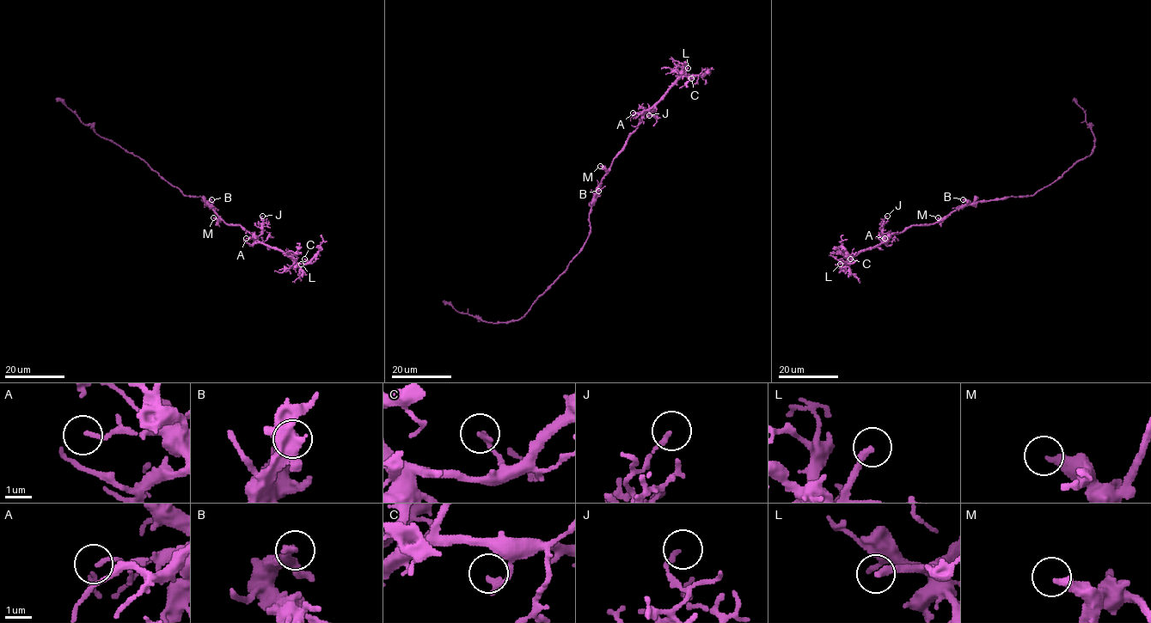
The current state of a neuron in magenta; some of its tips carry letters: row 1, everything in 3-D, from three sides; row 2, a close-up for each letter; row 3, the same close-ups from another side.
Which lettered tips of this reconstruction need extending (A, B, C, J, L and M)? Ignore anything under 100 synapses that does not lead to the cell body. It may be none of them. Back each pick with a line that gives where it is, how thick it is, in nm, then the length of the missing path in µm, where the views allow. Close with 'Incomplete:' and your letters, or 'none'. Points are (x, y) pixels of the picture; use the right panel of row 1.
L: at (840, 264); 240 nm thick; about 50 µm are missing
Incomplete: L

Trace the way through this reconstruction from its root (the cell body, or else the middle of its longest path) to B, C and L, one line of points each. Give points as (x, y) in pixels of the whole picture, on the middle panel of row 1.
B: (590, 218), (592, 198), (598, 191)
C: (590, 218), (596, 188), (641, 116), (682, 76), (689, 75), (691, 78)
L: (590, 218), (596, 188), (609, 171), (613, 158), (636, 129), (643, 113), (688, 68)

